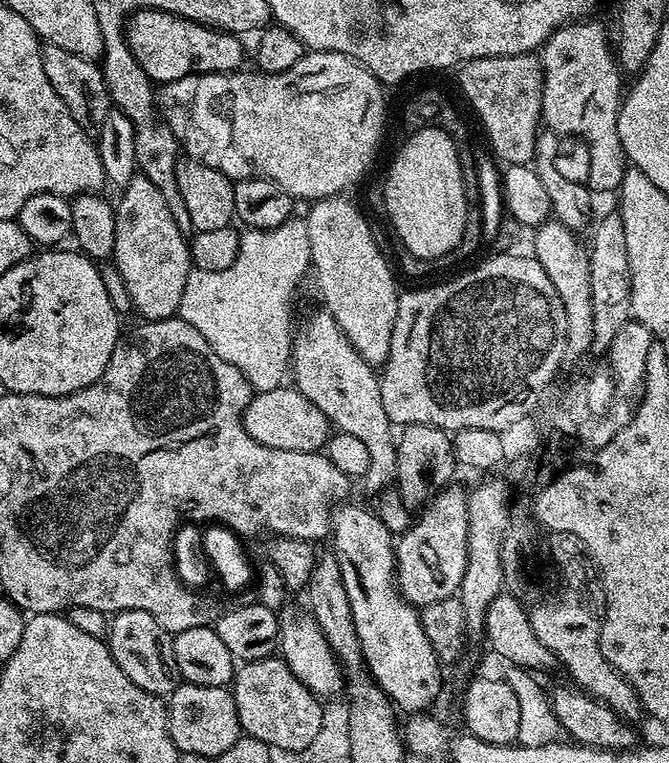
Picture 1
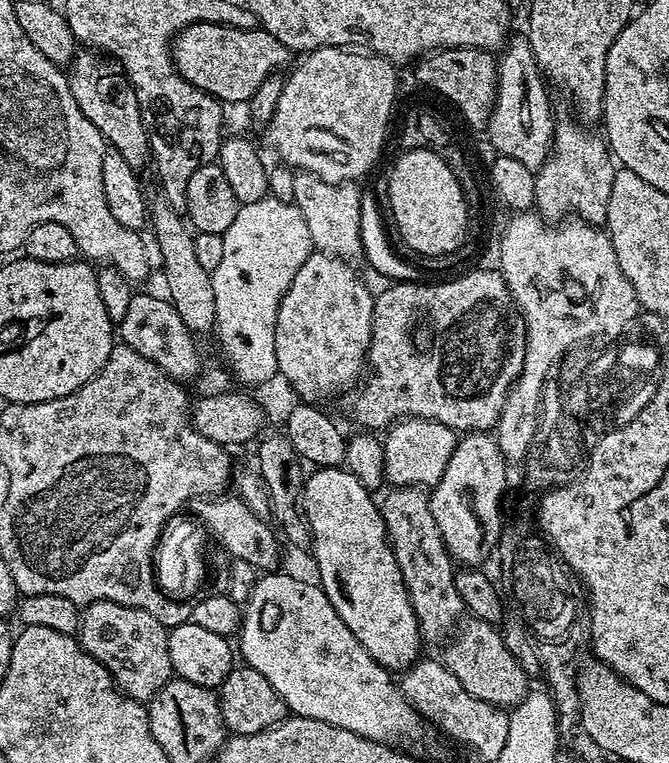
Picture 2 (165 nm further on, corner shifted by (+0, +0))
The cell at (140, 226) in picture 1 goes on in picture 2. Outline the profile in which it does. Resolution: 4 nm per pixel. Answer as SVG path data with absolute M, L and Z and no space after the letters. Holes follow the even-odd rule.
M80 50L67 65L66 75L70 94L74 94L74 102L78 102L78 110L94 122L94 126L104 135L105 141L126 158L132 168L143 170L149 167L152 147L148 141L149 125L144 125L145 113L140 111L140 103L136 91L124 67L117 60L99 50Z

